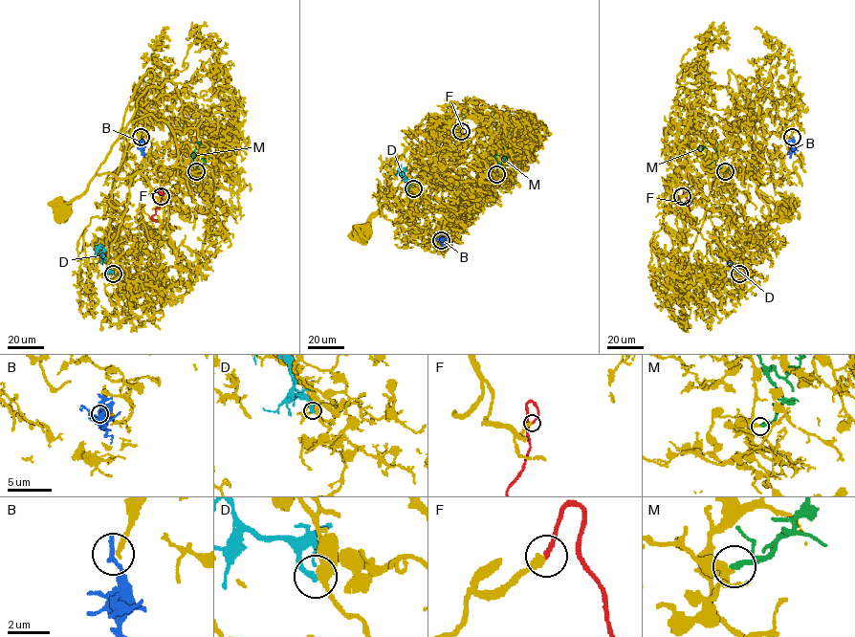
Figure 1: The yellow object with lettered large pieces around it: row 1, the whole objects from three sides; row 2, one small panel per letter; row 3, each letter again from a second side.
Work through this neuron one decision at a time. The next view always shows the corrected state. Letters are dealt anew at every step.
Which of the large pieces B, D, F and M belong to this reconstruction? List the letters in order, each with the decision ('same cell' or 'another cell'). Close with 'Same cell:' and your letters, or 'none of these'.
B: another cell
D: another cell
F: same cell
M: another cell
Same cell: F

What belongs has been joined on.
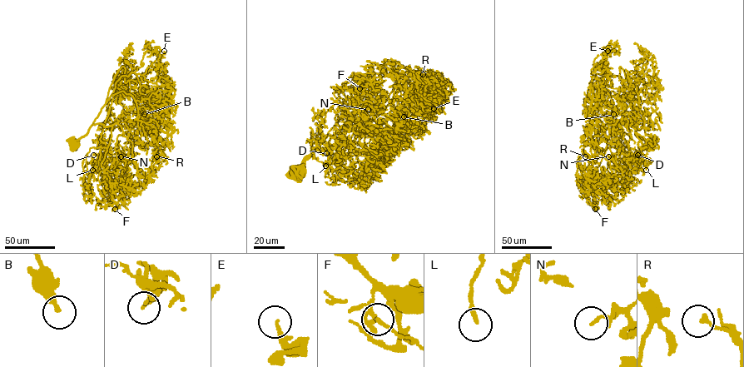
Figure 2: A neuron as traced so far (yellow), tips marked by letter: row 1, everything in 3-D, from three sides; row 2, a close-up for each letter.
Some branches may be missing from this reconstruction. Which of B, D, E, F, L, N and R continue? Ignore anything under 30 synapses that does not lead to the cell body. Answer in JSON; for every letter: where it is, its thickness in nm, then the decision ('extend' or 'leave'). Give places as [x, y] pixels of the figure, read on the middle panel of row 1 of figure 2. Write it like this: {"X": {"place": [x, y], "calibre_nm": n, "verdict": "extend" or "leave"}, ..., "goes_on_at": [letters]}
{"B": {"place": [404, 116], "calibre_nm": 200, "verdict": "leave"}, "D": {"place": [326, 153], "calibre_nm": 200, "verdict": "leave"}, "E": {"place": [434, 108], "calibre_nm": 200, "verdict": "leave"}, "F": {"place": [359, 88], "calibre_nm": 140, "verdict": "leave"}, "L": {"place": [325, 166], "calibre_nm": 200, "verdict": "leave"}, "N": {"place": [368, 109], "calibre_nm": 110, "verdict": "leave"}, "R": {"place": [423, 74], "calibre_nm": 130, "verdict": "leave"}, "goes_on_at": []}

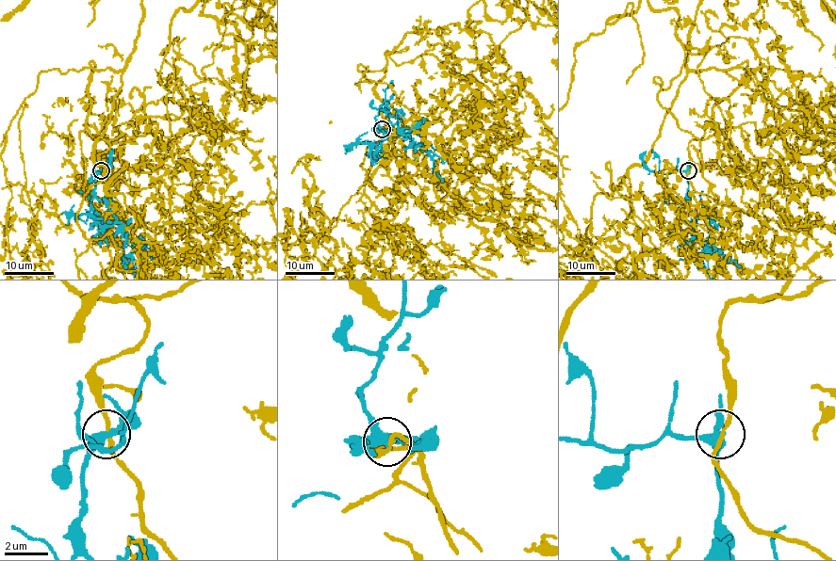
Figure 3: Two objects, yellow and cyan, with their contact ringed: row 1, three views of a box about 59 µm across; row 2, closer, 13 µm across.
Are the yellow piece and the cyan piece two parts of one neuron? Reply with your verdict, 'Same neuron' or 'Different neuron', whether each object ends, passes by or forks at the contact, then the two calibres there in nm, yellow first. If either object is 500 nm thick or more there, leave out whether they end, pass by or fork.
Different neuron. At the ring yellow passes by. At the ring cyan forks. Thickness 170 nm (yellow) against 340 nm

